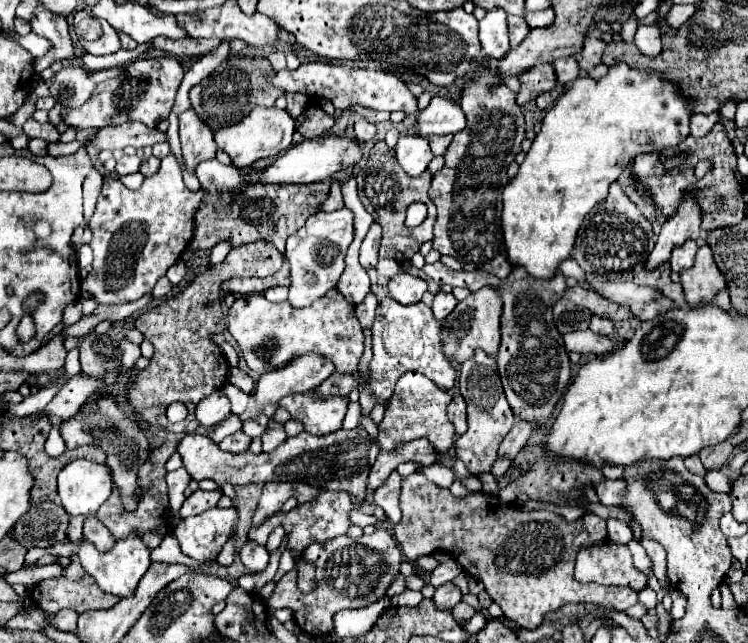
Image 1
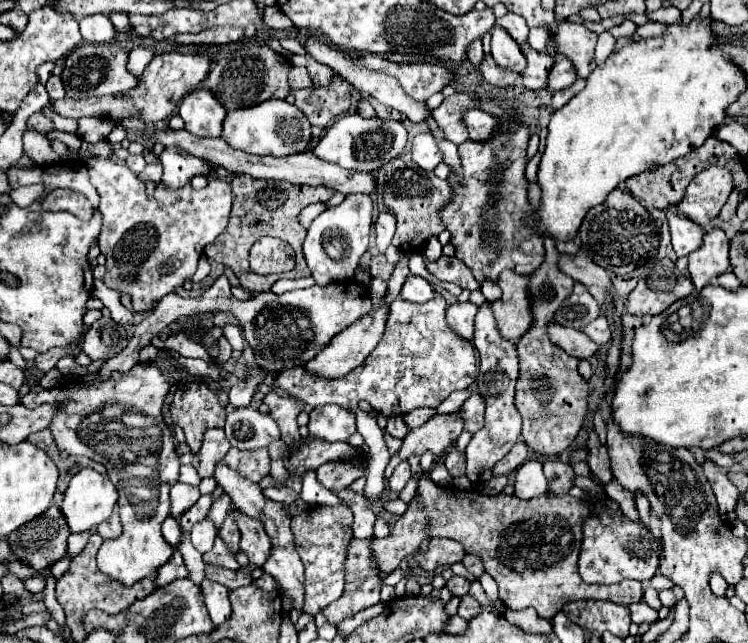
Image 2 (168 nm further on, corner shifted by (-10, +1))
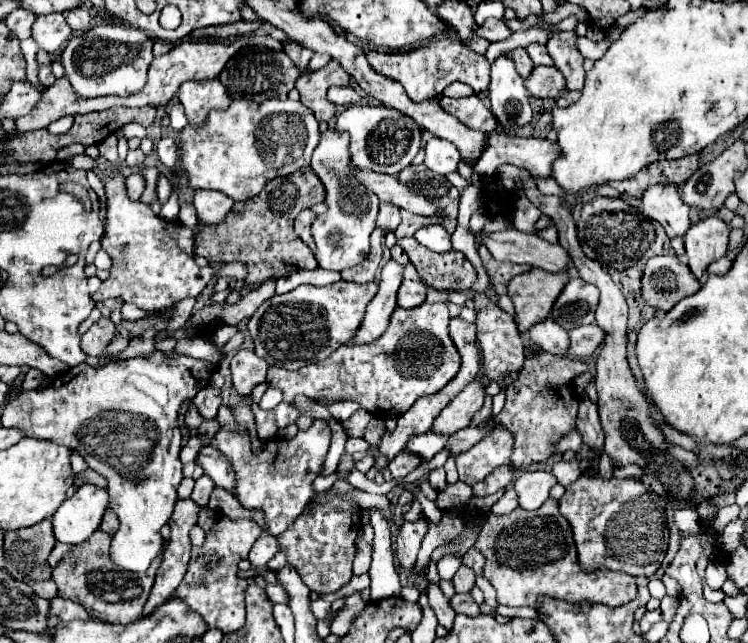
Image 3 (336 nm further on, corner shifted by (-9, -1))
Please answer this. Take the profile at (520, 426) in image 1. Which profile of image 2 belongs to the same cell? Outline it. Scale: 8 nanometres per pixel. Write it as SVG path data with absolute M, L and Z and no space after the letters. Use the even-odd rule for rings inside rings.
M521 441L517 445L513 445L513 449L495 465L493 475L509 475L511 471L517 471L529 457L529 447Z

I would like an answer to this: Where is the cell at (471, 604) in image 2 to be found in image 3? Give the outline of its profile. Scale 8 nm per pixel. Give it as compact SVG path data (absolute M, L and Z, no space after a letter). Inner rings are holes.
M456 593L452 599L450 599L450 605L456 613L464 613L468 617L476 617L480 615L480 607L474 603L472 595L470 593Z

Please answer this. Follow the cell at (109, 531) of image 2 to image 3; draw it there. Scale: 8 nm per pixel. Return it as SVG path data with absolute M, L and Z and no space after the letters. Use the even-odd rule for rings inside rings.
M106 509L106 513L104 513L100 529L102 529L104 533L108 533L108 535L114 535L114 531L118 529L118 519L116 519L116 515L114 515L110 509Z

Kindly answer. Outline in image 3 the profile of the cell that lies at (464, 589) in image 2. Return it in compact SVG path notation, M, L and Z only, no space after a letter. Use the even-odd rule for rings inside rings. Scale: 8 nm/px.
M462 565L462 567L458 569L458 573L454 575L454 579L452 579L452 583L454 583L454 587L456 587L456 593L470 593L470 589L474 587L474 581L476 581L476 575L474 575L474 571L472 571L470 567L466 567L466 565Z

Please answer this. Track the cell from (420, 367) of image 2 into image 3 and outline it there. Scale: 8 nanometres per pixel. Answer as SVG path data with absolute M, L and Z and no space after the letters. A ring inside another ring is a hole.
M422 303L414 309L396 307L390 317L388 329L376 341L366 343L366 345L342 345L328 359L306 365L298 371L288 371L282 367L268 367L266 381L272 387L280 387L284 393L284 401L288 401L288 403L292 403L298 393L308 395L310 399L316 399L322 403L332 403L332 399L334 401L356 401L356 403L360 403L362 409L370 411L374 417L394 419L394 417L400 417L402 413L406 413L414 405L416 399L440 391L458 373L460 355L448 335L448 323L450 323L450 317L448 317L448 307L444 303ZM420 361L422 361L422 379L416 379L418 375L414 375L414 373L420 369Z

